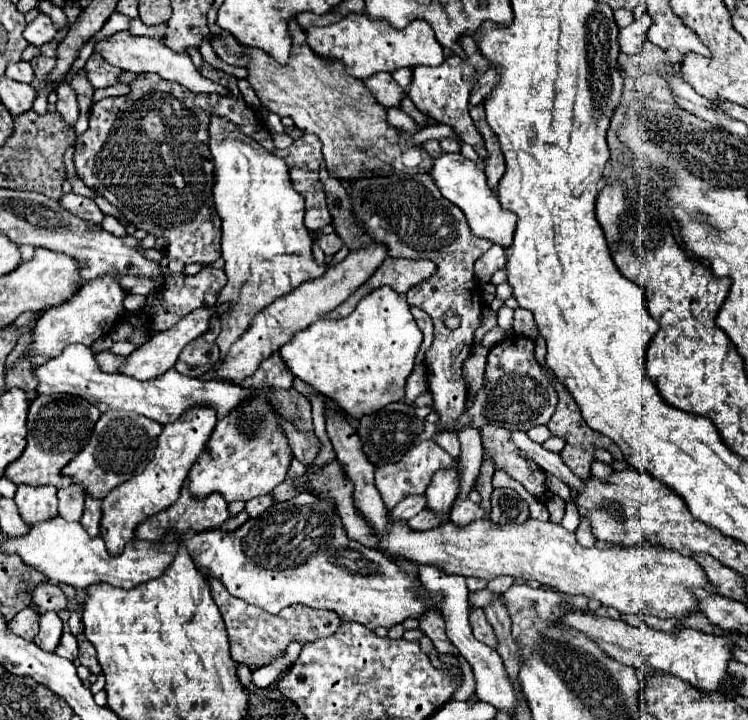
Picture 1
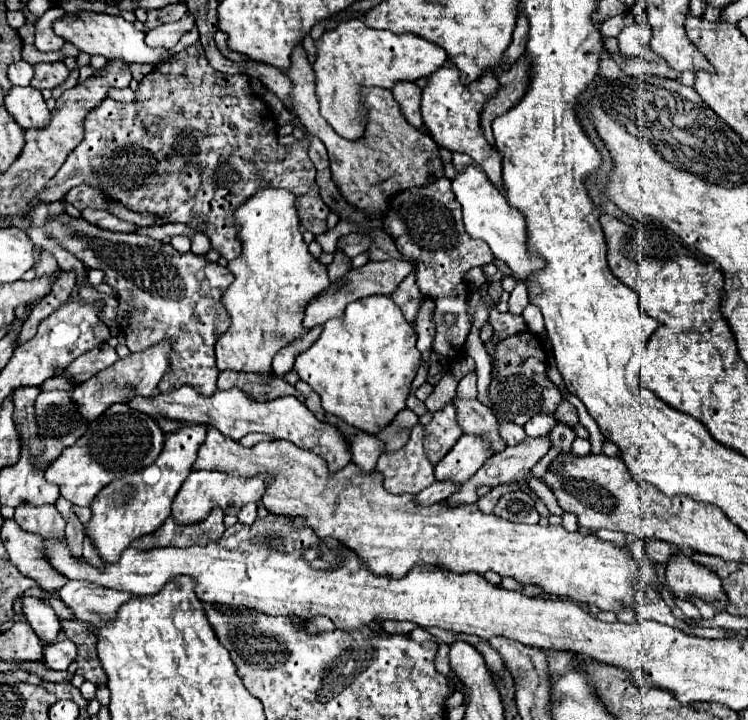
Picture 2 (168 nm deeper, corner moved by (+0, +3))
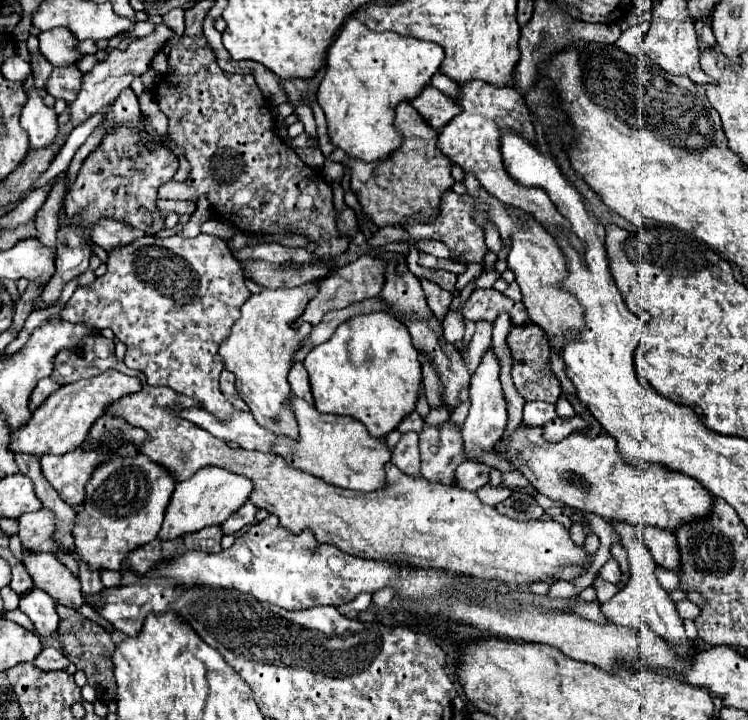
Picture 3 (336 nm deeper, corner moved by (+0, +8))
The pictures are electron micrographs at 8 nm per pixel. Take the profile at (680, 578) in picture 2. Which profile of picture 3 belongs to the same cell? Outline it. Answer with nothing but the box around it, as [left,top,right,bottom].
[644,528,678,574]

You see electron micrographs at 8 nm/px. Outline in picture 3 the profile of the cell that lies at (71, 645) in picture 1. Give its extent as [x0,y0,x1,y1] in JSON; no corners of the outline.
[34,646,70,670]

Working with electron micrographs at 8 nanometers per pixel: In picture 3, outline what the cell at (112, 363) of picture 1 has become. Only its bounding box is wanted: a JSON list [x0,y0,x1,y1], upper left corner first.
[30,376,62,410]

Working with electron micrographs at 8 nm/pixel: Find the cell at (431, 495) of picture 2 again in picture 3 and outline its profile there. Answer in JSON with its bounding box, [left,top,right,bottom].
[456,462,490,490]

